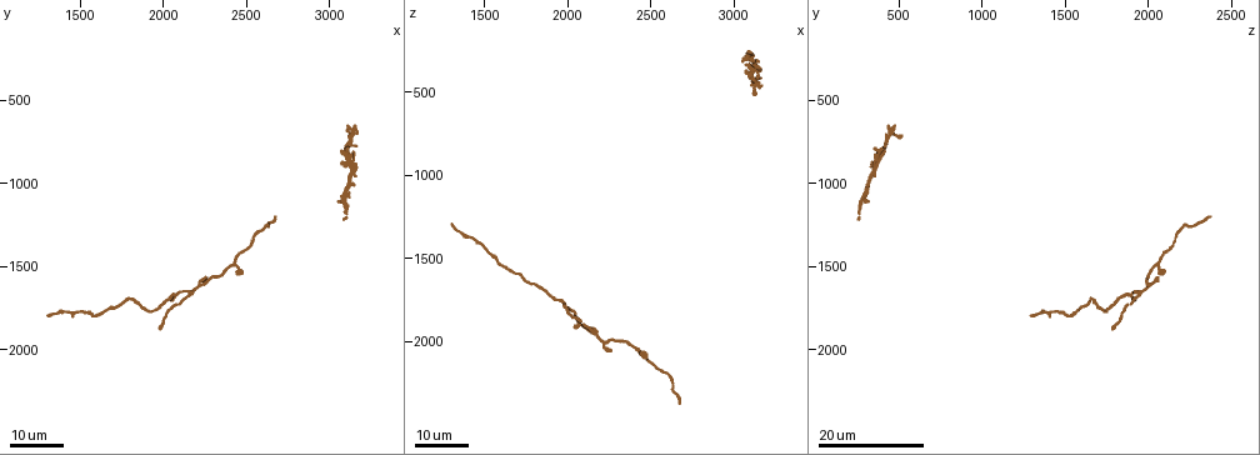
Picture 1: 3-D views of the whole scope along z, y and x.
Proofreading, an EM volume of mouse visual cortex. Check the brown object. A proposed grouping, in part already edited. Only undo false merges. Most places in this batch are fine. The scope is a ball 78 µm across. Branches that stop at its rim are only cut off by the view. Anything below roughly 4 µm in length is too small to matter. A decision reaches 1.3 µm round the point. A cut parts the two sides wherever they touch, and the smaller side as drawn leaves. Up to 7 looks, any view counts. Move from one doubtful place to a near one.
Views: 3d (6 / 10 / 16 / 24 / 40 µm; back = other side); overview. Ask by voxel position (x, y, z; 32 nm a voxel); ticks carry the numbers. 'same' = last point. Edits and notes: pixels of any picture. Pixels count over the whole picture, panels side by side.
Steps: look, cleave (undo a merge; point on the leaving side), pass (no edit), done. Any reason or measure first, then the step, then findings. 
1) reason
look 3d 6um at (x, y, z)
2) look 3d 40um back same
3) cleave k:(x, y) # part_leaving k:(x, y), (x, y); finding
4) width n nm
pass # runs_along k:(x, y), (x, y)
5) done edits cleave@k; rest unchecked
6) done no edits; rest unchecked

look 3d 24um at (2420, 1460, 2060)

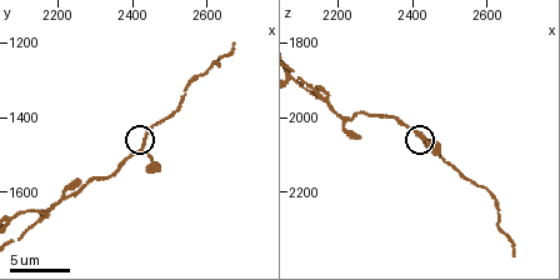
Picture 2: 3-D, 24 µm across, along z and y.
look 3d 10um at (2430, 1470, 2070)

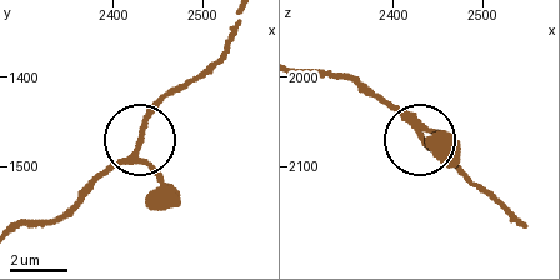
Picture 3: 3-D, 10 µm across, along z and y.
pass # runs_along 3:(239, 21), (228, 50), (163, 100), (134, 150), (100, 176); continuous, no second neuron

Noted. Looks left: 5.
two arms in line, one across
look 3d 16um at (2140, 1660, 1960)

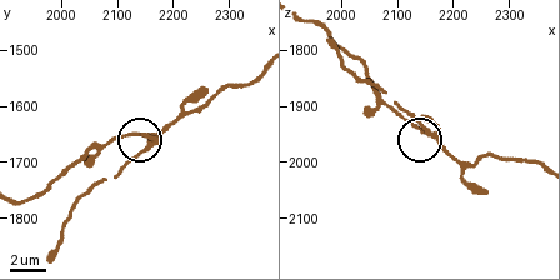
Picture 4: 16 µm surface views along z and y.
look 3d 10um same

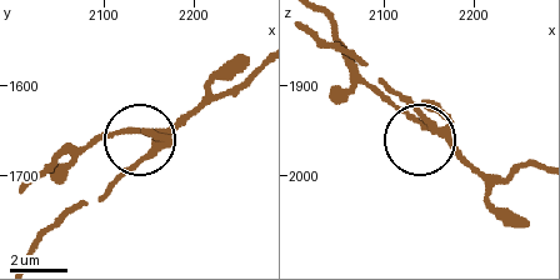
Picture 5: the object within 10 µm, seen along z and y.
arms 3
pass # continuous, no second neuron

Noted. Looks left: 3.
look 3d 16um at (1840, 1740, 1660)

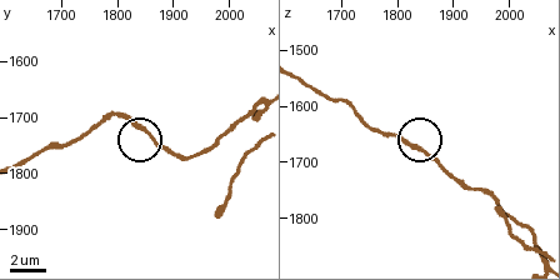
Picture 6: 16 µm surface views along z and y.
look 3d 10um at (1845, 1725, 1675)

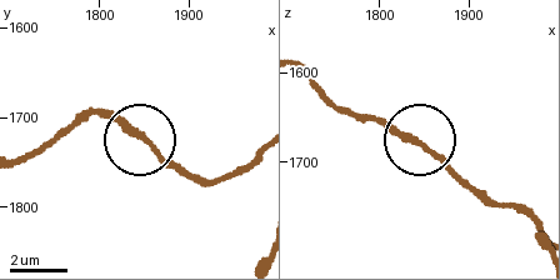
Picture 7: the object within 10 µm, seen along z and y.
pass # runs_along 7:(536, 225), (480, 196), (423, 141), (368, 118); all the same neuron

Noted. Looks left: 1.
done no edits; rest unchecked

